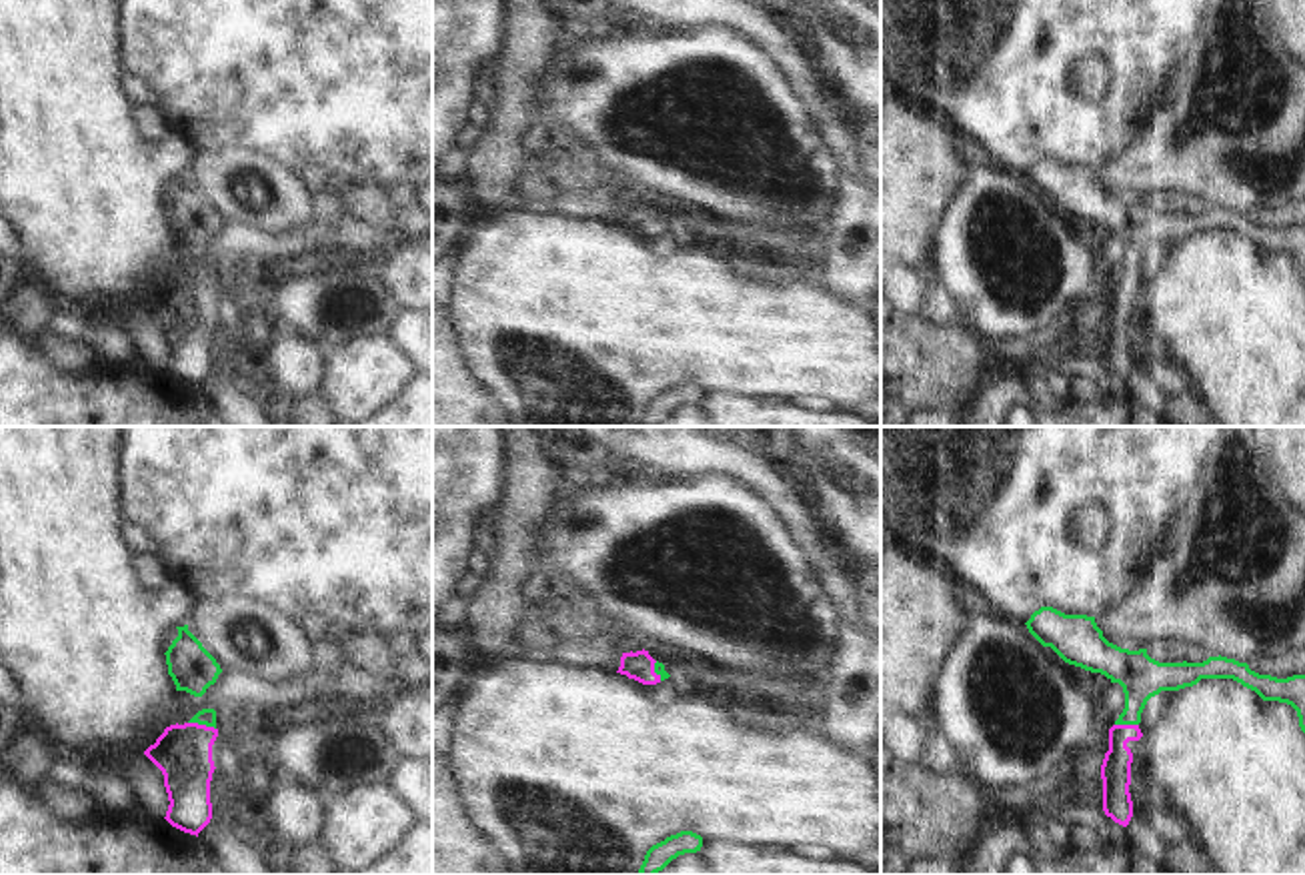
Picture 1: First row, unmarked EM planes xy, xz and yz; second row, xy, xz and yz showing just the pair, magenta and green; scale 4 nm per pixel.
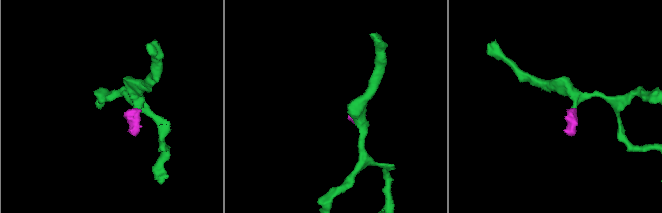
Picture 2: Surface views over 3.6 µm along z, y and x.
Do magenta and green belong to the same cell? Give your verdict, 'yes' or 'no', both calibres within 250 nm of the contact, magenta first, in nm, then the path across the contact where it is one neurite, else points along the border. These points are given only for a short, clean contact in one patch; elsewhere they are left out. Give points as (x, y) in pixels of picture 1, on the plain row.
yes; 220 nm thick on the magenta side, 70 nm on the other; runs through xy (183, 305), (203, 277), (207, 269)

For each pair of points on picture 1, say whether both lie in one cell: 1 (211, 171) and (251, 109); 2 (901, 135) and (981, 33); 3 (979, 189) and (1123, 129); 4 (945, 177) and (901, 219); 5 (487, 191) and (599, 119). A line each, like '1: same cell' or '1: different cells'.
1: different cells
2: different cells
3: different cells
4: same cell
5: different cells

